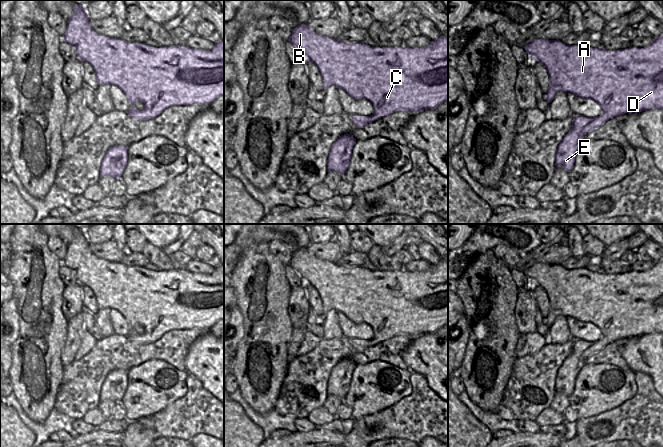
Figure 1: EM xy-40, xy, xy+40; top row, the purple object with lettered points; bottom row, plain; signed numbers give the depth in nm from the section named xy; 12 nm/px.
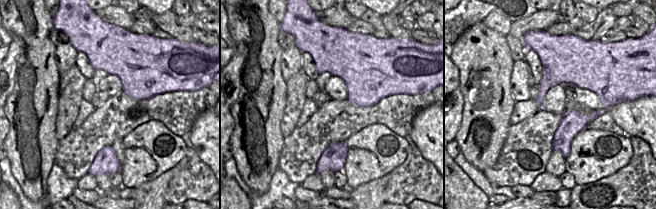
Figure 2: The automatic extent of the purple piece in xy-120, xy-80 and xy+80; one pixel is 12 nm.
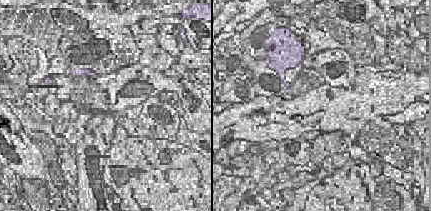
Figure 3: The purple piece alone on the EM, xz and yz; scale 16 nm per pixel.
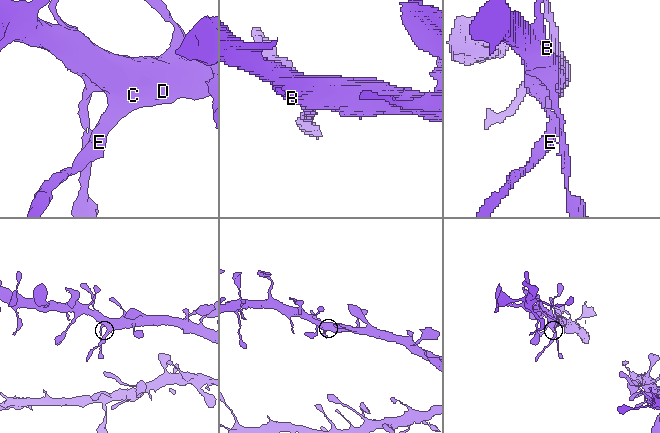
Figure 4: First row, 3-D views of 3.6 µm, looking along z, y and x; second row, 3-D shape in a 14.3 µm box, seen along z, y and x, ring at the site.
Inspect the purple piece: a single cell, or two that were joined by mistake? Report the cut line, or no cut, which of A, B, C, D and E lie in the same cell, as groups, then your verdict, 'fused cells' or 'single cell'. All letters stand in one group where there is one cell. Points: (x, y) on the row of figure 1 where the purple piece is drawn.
cut none; groups A B C D E; single cell

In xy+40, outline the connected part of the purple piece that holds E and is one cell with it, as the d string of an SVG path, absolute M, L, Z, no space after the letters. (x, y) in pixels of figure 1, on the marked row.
M663 33L644 48L629 47L608 51L586 44L565 45L560 40L534 39L523 47L532 59L544 65L549 76L545 100L549 104L557 92L570 92L584 99L592 99L601 107L597 117L576 115L572 129L557 146L555 167L570 172L576 152L583 144L584 135L602 126L609 119L626 113L649 109L663 109Z

